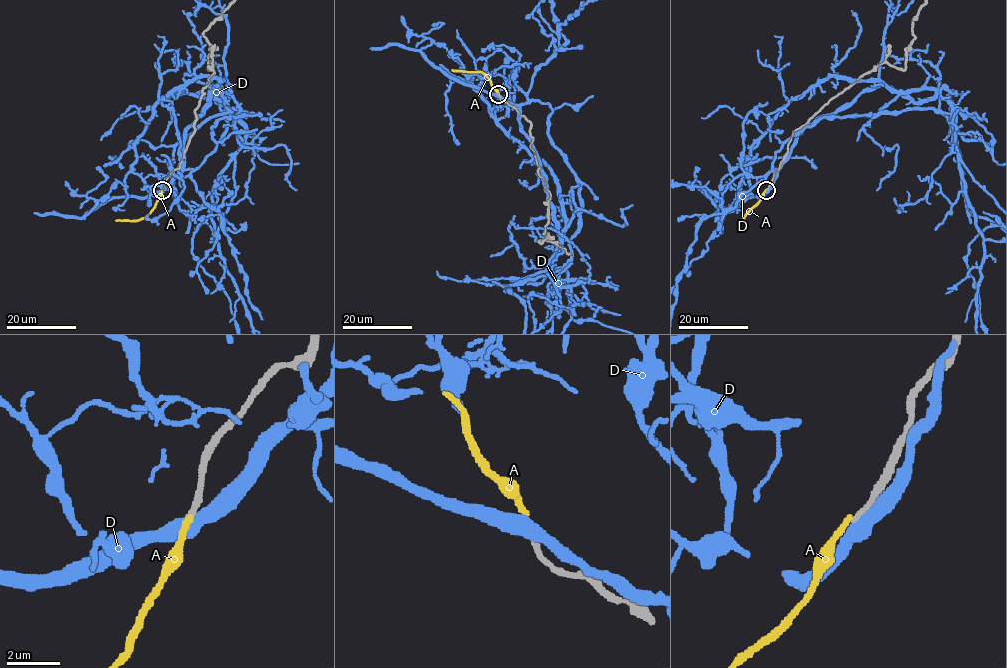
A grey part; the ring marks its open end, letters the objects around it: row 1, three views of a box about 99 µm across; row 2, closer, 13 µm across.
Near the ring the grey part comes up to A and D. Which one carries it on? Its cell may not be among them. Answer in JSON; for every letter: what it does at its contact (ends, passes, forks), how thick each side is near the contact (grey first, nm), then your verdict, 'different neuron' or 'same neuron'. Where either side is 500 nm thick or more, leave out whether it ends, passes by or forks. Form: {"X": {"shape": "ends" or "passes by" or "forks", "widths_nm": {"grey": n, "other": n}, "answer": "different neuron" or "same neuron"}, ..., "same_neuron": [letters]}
{"A": {"shape": "ends", "widths_nm": {"grey": 220, "other": 220}, "answer": "different neuron"}, "D": {"widths_nm": {"grey": 240, "other": 500}, "answer": "different neuron"}, "same_neuron": []}

